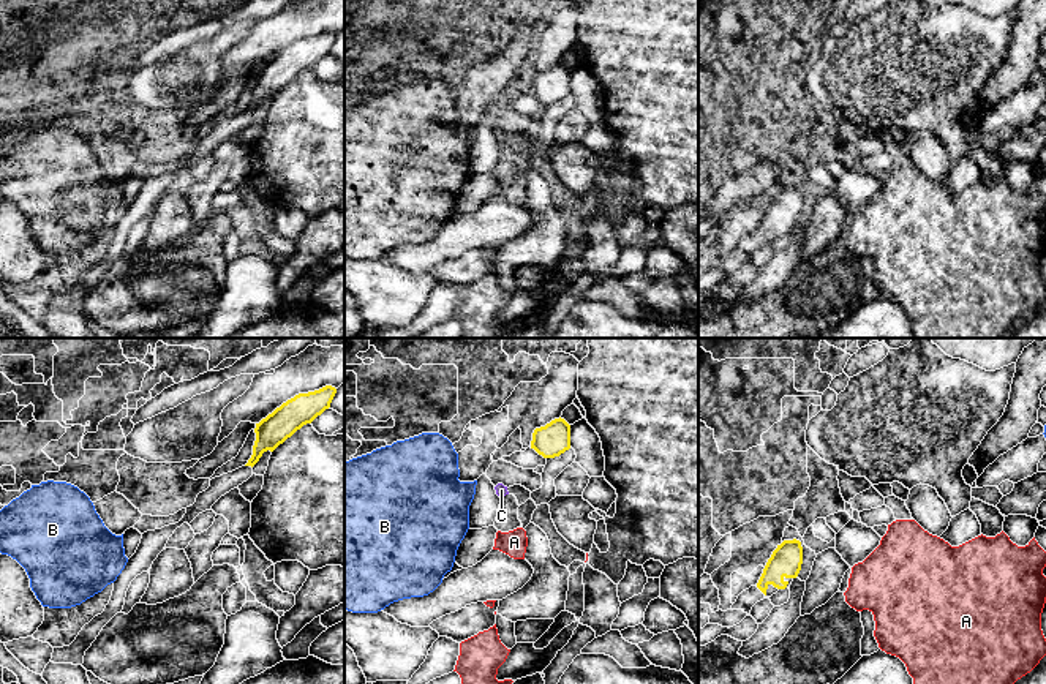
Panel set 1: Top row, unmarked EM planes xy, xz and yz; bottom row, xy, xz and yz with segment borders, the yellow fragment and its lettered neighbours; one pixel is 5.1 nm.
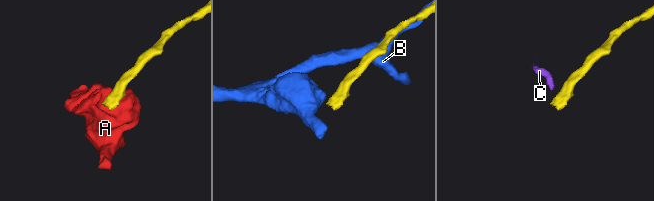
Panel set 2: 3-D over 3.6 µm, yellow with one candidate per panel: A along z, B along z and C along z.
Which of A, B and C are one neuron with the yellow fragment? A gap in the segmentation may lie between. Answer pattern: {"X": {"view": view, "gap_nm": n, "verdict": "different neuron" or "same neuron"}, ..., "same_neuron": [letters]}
{"A": {"view": "yz", "gap_nm": 260, "verdict": "different neuron"}, "B": {"view": "xz", "gap_nm": 320, "verdict": "different neuron"}, "C": {"view": "xz", "gap_nm": 240, "verdict": "different neuron"}, "same_neuron": []}

